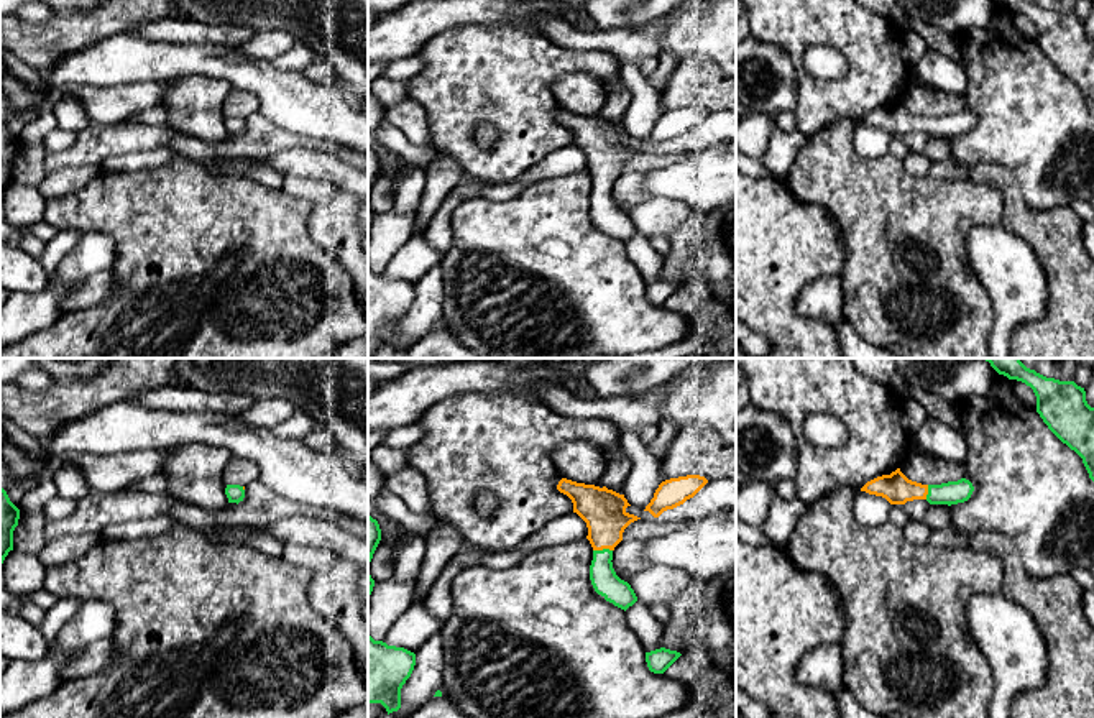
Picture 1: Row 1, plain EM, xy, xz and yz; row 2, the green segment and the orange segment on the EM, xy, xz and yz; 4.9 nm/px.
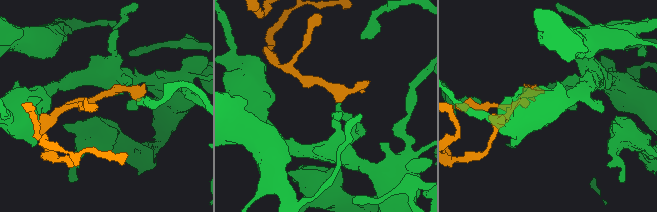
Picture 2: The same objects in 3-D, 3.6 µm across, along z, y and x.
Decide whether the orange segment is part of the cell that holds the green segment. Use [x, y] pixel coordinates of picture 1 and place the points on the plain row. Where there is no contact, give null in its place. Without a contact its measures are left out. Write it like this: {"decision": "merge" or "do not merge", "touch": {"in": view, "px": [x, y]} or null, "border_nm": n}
{"decision": "merge", "touch": {"in": "xz", "px": [603, 181]}, "border_nm": 100}

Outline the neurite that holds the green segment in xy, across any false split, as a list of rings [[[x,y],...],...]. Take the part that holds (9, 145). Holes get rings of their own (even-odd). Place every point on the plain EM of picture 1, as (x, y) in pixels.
[[[0,120],[0,199],[13,182],[13,163],[18,158],[20,141],[10,133],[7,123]]]

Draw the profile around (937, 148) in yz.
[[[930,136],[925,151],[931,163],[941,161],[951,156],[951,138],[948,136]]]

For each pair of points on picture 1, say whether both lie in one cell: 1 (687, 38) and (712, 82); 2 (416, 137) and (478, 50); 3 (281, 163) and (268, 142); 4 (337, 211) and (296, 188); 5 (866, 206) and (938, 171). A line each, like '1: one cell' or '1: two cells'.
1: two cells
2: two cells
3: two cells
4: one cell
5: two cells

